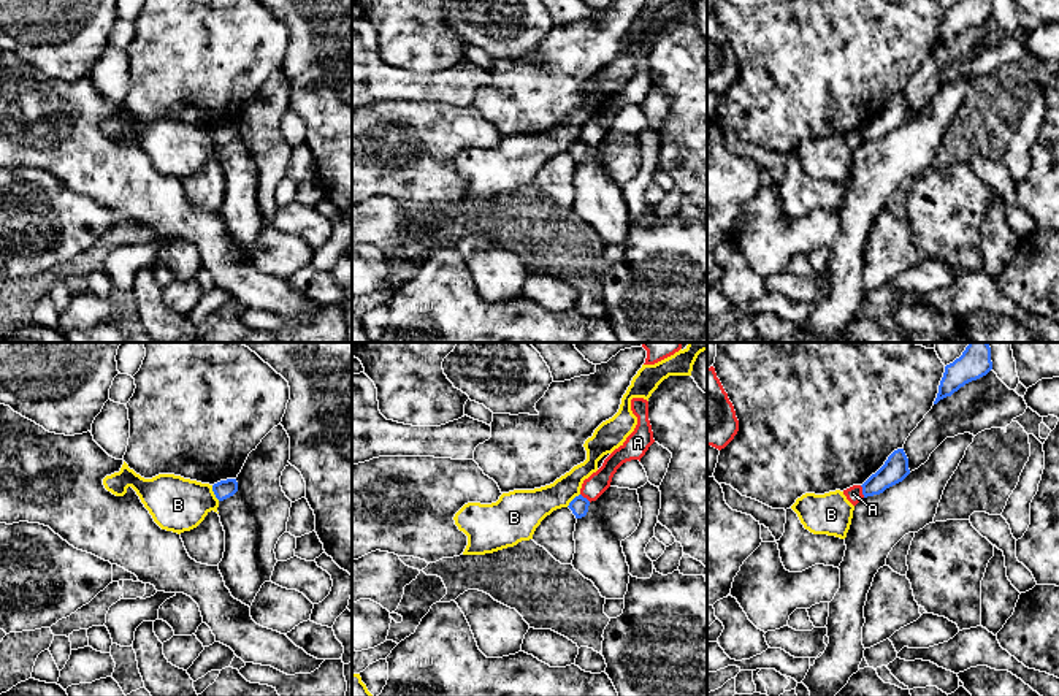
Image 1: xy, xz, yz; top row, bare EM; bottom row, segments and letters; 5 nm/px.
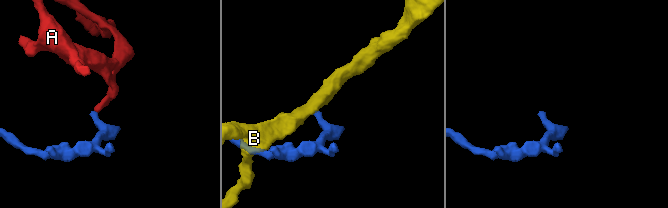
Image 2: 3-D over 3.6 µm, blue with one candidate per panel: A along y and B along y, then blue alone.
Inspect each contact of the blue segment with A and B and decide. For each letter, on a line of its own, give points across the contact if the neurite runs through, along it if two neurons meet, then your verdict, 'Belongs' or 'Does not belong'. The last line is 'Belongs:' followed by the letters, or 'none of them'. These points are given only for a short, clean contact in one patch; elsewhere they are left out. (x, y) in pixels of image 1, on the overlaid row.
A: Boundary: yz (860, 485), (864, 497). Does not belong
B: Does not belong
Belongs: none of them

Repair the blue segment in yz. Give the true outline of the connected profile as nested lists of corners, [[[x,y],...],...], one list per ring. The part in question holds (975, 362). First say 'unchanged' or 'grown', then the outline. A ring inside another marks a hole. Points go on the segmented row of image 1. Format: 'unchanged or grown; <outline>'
unchanged; [[[969,342],[959,358],[945,366],[943,377],[939,385],[939,393],[934,401],[951,396],[965,384],[986,376],[992,369],[991,347],[988,342]]]

